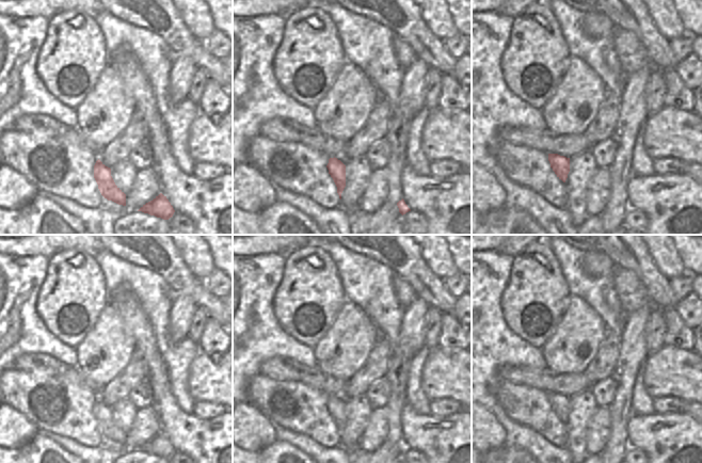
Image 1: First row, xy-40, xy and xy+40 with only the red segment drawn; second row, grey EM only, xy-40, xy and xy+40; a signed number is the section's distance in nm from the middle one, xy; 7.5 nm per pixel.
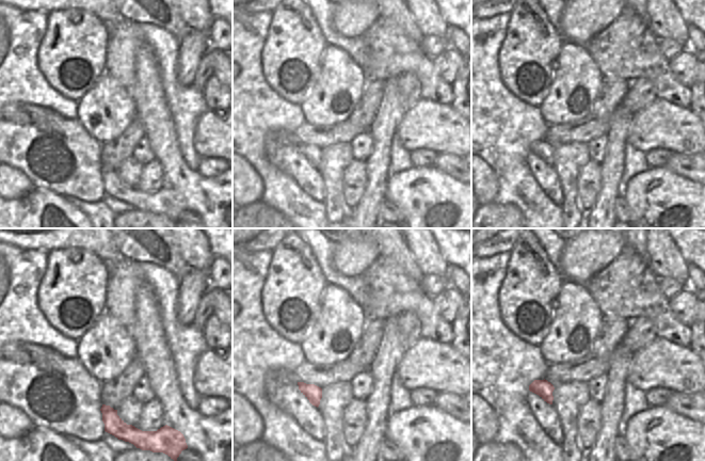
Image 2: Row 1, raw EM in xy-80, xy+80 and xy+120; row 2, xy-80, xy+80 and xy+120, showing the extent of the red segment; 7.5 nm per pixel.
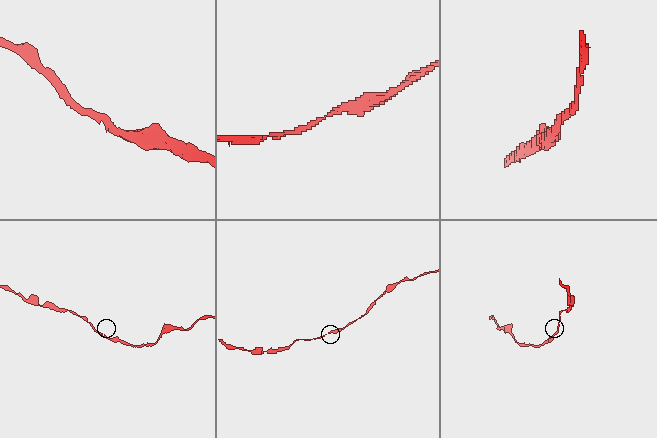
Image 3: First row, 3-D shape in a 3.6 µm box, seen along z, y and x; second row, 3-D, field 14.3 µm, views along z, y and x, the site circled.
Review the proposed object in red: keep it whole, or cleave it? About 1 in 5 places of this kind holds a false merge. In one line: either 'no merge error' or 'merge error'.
no merge error

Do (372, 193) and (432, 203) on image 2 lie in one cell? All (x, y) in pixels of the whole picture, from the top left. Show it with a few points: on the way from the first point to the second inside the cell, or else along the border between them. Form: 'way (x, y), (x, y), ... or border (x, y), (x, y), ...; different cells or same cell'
border (388, 177), (385, 200); different cells

